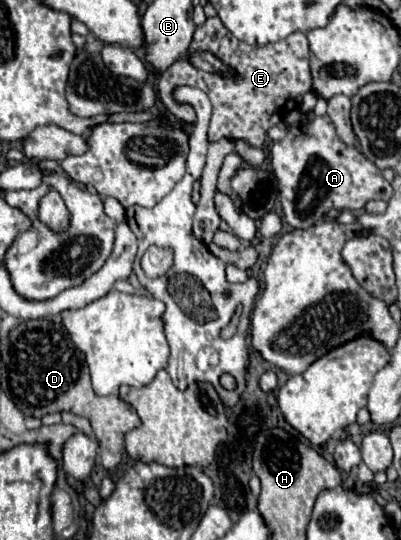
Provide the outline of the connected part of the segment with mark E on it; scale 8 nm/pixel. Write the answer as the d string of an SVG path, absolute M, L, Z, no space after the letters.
M218 16L208 18L204 26L198 26L192 38L192 44L188 48L188 54L200 52L200 50L210 50L216 54L222 62L232 66L238 72L238 78L222 78L216 74L202 72L194 68L188 58L176 60L160 78L158 84L158 94L164 106L176 116L178 120L187 124L192 124L195 119L195 111L189 104L179 104L174 98L174 90L178 84L194 86L200 88L202 92L208 94L214 112L210 120L210 130L208 130L208 140L220 140L220 138L230 138L230 140L246 140L248 144L260 148L264 144L266 132L270 126L278 124L282 120L280 112L286 110L286 102L290 98L290 108L298 108L302 102L302 96L310 92L312 88L312 76L310 76L310 52L308 52L308 40L304 32L294 32L288 38L276 42L276 44L266 44L266 46L250 46L244 44L242 40L236 40L228 28L220 22Z

